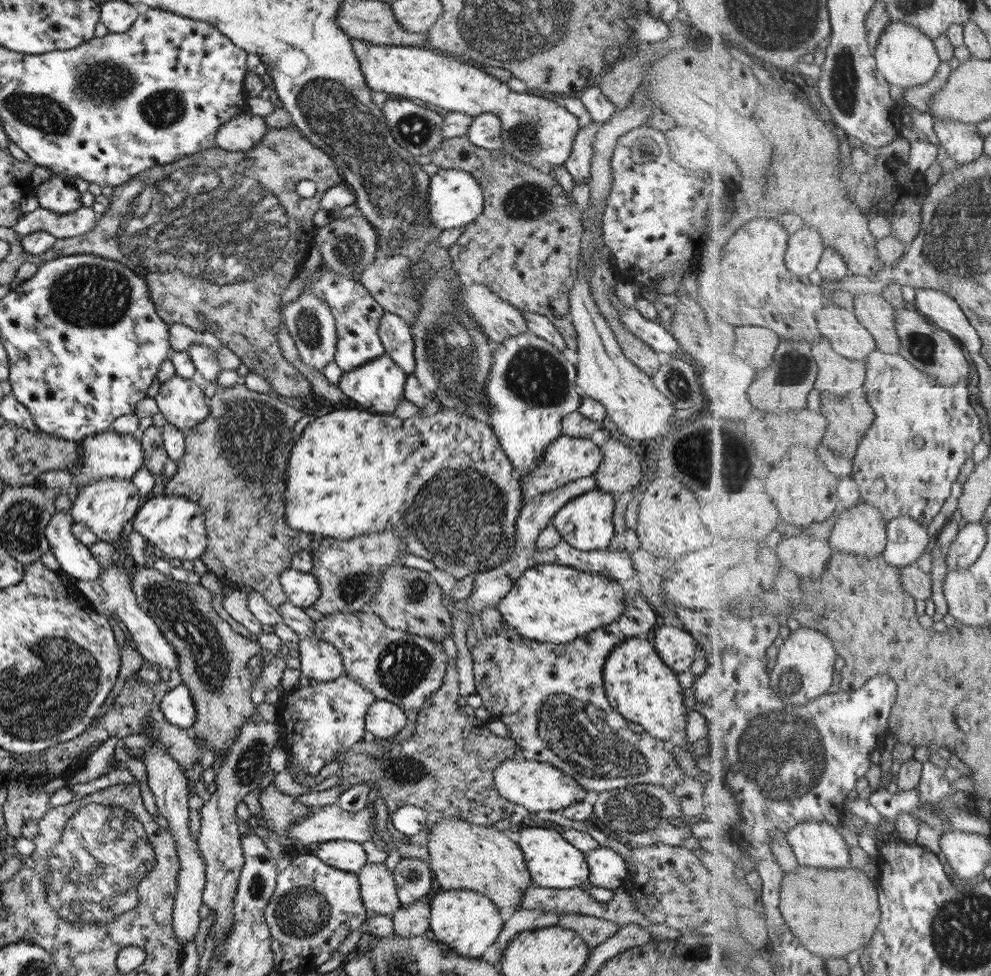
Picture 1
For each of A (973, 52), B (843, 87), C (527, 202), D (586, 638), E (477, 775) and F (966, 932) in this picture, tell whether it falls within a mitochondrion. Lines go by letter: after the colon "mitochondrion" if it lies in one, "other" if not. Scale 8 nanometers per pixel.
A: other
B: mitochondrion
C: mitochondrion
D: other
E: other
F: mitochondrion

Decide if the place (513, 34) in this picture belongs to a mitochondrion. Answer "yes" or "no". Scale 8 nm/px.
yes

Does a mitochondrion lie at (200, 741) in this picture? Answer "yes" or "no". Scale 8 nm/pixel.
no

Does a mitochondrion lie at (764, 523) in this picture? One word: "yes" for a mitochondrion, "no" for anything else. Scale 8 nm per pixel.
no

